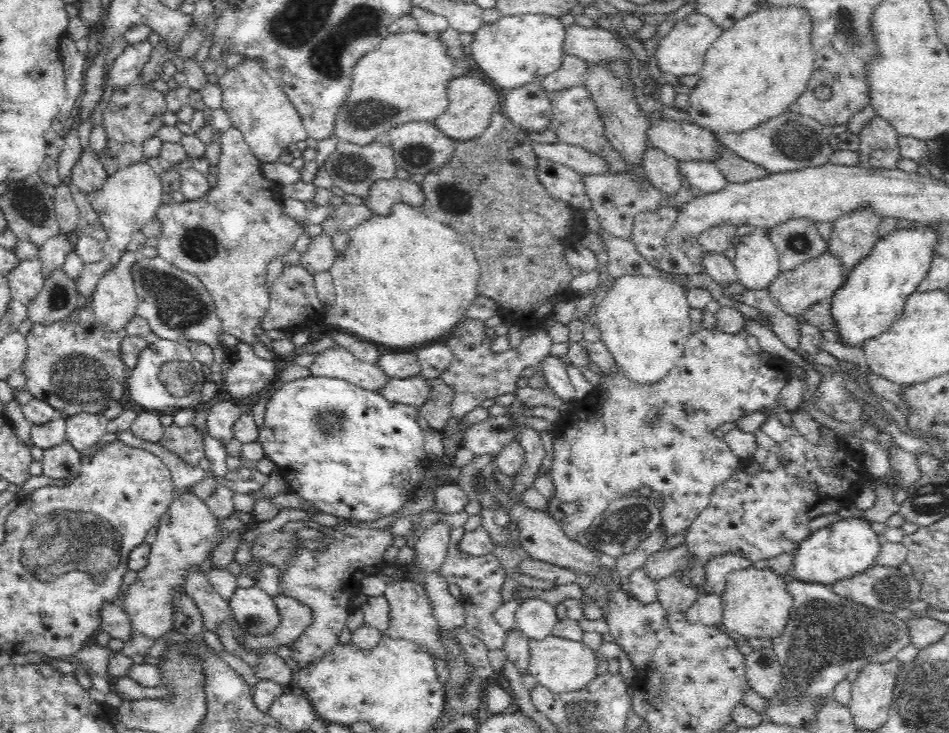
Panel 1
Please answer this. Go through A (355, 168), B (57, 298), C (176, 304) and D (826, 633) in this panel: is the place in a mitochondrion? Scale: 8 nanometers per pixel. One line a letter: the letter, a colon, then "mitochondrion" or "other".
A: mitochondrion
B: mitochondrion
C: mitochondrion
D: mitochondrion

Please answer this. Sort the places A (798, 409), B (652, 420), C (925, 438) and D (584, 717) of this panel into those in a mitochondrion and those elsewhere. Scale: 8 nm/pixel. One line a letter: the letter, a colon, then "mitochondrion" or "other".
A: other
B: mitochondrion
C: other
D: mitochondrion

